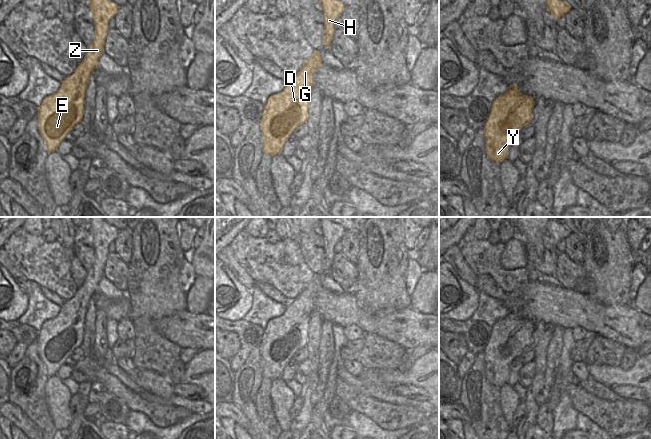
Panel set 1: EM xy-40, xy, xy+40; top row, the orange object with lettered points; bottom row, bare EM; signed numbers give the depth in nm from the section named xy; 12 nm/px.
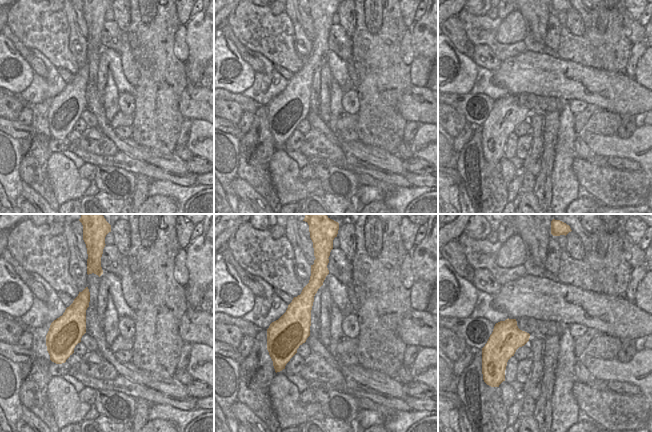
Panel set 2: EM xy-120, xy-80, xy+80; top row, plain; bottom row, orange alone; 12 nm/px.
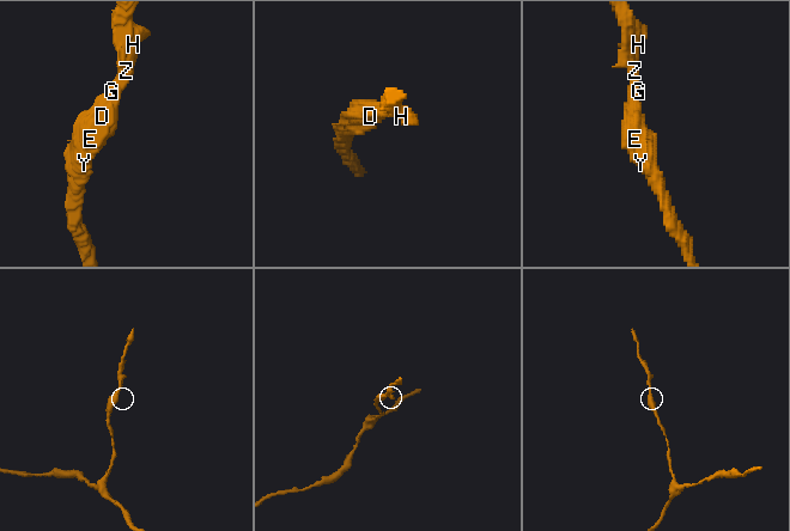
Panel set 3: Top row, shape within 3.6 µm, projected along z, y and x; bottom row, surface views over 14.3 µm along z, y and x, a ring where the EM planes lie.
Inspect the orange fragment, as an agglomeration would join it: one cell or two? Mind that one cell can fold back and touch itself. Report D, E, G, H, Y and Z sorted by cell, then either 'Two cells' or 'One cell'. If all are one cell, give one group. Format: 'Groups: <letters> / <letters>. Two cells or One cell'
Groups: D E G H Y Z. One cell.

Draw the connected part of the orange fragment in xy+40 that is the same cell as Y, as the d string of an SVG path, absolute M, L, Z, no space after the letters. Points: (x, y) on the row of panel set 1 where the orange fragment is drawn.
M517 84L497 97L491 106L490 115L484 125L486 154L495 163L507 159L511 138L523 126L531 123L534 98L518 91Z

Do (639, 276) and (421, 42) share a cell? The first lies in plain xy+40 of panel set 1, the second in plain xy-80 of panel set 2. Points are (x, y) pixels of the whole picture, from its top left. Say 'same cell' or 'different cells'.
different cells

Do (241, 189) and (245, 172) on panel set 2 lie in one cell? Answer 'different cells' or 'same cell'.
different cells

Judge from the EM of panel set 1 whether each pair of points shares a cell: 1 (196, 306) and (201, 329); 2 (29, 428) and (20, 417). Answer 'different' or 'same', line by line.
1: different
2: same

